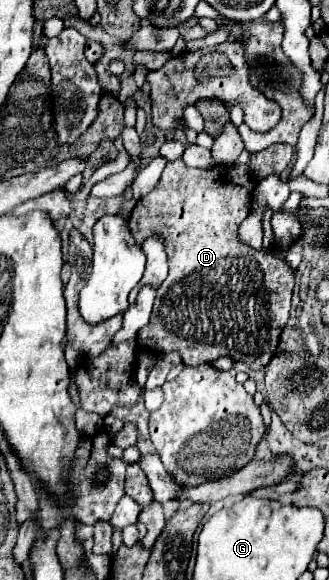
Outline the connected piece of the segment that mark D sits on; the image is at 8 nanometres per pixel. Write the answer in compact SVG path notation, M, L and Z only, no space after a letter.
M274 144L268 146L266 150L260 150L260 152L256 152L256 154L250 154L248 164L244 164L244 166L212 166L212 168L208 168L208 170L188 168L188 166L184 166L182 158L178 158L178 160L166 164L166 168L164 168L164 172L162 172L162 176L160 176L156 188L154 188L150 194L146 194L144 198L140 198L140 200L136 202L136 208L132 210L130 220L128 220L132 236L136 238L138 244L142 244L142 240L148 238L148 234L156 234L156 232L158 232L160 236L164 236L164 246L166 246L168 264L170 264L170 272L168 272L166 280L164 280L164 282L160 284L160 288L158 288L158 296L156 296L156 302L154 302L152 318L150 318L150 322L138 332L138 344L140 344L140 346L144 346L144 348L148 348L150 352L156 352L156 354L166 354L166 352L178 350L180 356L182 356L182 360L184 360L188 366L192 366L192 364L204 364L206 360L216 360L216 358L222 358L222 356L230 356L230 358L234 358L236 362L242 360L250 370L262 370L262 368L266 368L266 364L268 364L268 362L272 360L272 356L276 354L276 348L278 348L278 342L280 342L280 332L282 332L282 328L284 328L284 324L286 324L286 320L288 320L290 298L292 298L292 288L294 288L296 270L294 270L286 260L278 258L278 256L274 254L274 250L264 250L264 248L262 248L262 250L254 250L254 248L250 248L248 244L244 244L244 242L240 240L240 236L238 236L238 226L242 224L242 220L244 220L244 218L248 216L248 212L250 212L250 198L252 198L252 192L254 192L258 180L262 180L262 178L266 178L266 176L270 176L270 174L280 174L280 172L288 166L292 152L294 152L294 148L288 144Z

